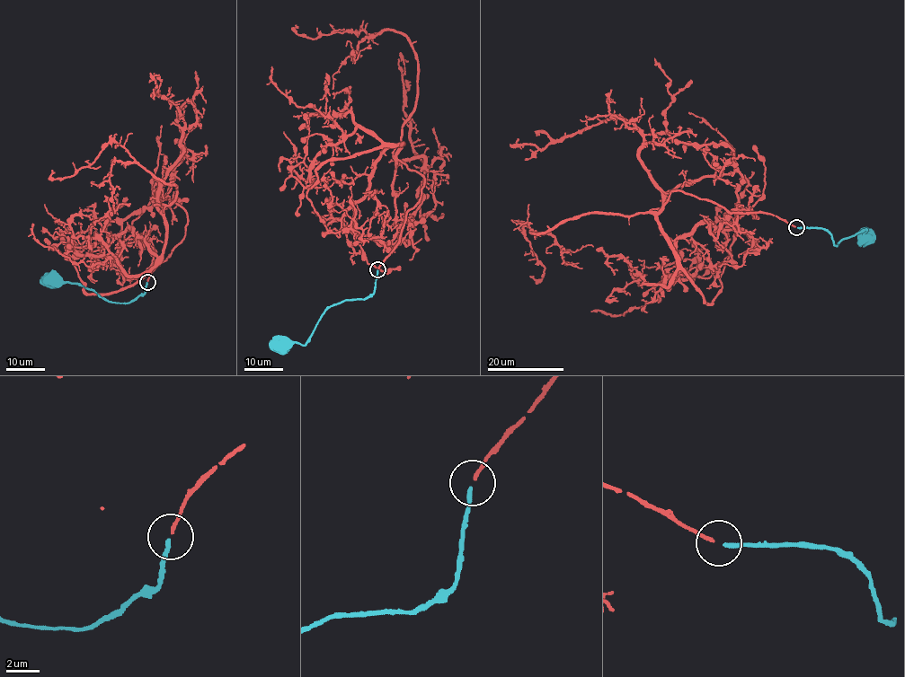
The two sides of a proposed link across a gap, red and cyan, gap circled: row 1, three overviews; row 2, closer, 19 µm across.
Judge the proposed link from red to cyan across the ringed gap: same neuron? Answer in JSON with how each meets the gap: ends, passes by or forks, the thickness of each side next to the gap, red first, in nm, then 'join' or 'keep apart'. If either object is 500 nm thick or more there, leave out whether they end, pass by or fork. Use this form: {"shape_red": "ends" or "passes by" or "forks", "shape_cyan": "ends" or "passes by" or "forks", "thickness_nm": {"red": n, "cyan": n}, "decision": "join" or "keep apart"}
{"shape_red": "ends", "shape_cyan": "ends", "thickness_nm": {"red": 200, "cyan": 240}, "decision": "join"}

